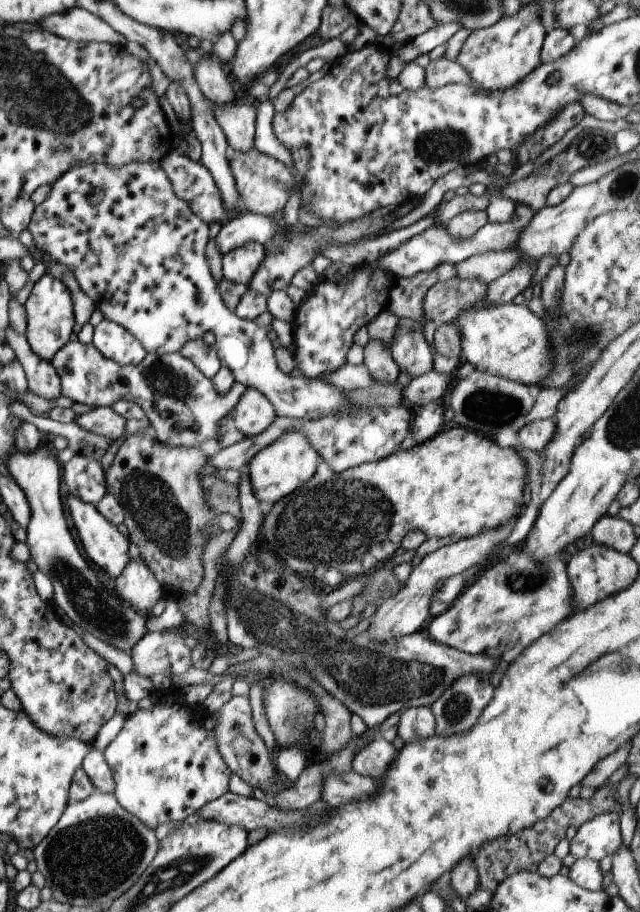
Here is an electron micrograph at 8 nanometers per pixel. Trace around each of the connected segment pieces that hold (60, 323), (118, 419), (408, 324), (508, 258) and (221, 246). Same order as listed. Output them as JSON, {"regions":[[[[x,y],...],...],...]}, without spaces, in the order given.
{"regions":[[[[44,274],[34,287],[25,303],[28,327],[25,338],[36,356],[51,362],[54,354],[61,350],[73,334],[75,325],[74,304],[68,288],[56,277]]],[[[95,407],[89,412],[78,415],[74,421],[81,428],[104,436],[112,443],[125,434],[126,420],[110,407]]],[[[399,318],[396,324],[394,342],[390,346],[392,357],[399,370],[408,372],[410,377],[420,376],[433,370],[432,350],[423,334],[423,322]]],[[[517,250],[510,252],[491,251],[485,254],[472,256],[456,264],[456,278],[462,280],[480,280],[490,285],[494,280],[510,272],[516,264],[520,264],[520,253]]],[[[249,211],[229,220],[226,225],[221,227],[220,233],[215,239],[216,246],[223,256],[248,242],[256,242],[256,244],[268,248],[272,236],[278,232],[278,224],[270,216]]]]}

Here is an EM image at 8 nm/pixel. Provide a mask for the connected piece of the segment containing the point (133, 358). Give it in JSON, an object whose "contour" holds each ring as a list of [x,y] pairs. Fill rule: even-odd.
{"contour":[[[104,319],[93,328],[91,344],[105,357],[120,365],[136,365],[147,351],[132,334],[116,322]]]}

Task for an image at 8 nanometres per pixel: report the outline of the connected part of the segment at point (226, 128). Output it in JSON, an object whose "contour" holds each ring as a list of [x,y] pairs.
{"contour":[[[252,103],[232,106],[212,104],[212,112],[230,149],[246,153],[254,148],[256,111]]]}

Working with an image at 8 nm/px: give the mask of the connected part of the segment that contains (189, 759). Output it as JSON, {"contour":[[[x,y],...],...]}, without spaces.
{"contour":[[[174,687],[159,691],[152,698],[152,709],[138,708],[134,714],[127,716],[122,730],[103,752],[106,763],[113,772],[113,794],[116,800],[122,808],[154,831],[166,822],[182,824],[184,818],[194,815],[204,804],[213,802],[230,791],[232,772],[222,759],[216,736],[212,730],[206,730],[204,720],[195,718],[196,712],[184,703],[184,694],[184,689]]]}

